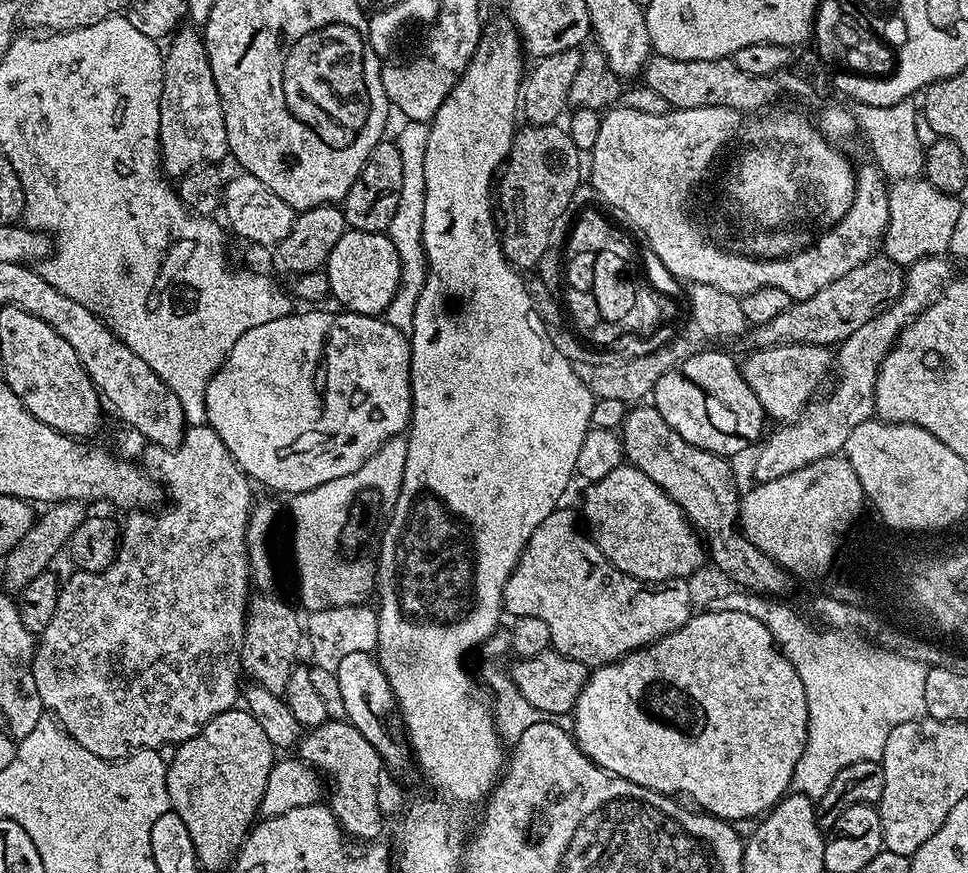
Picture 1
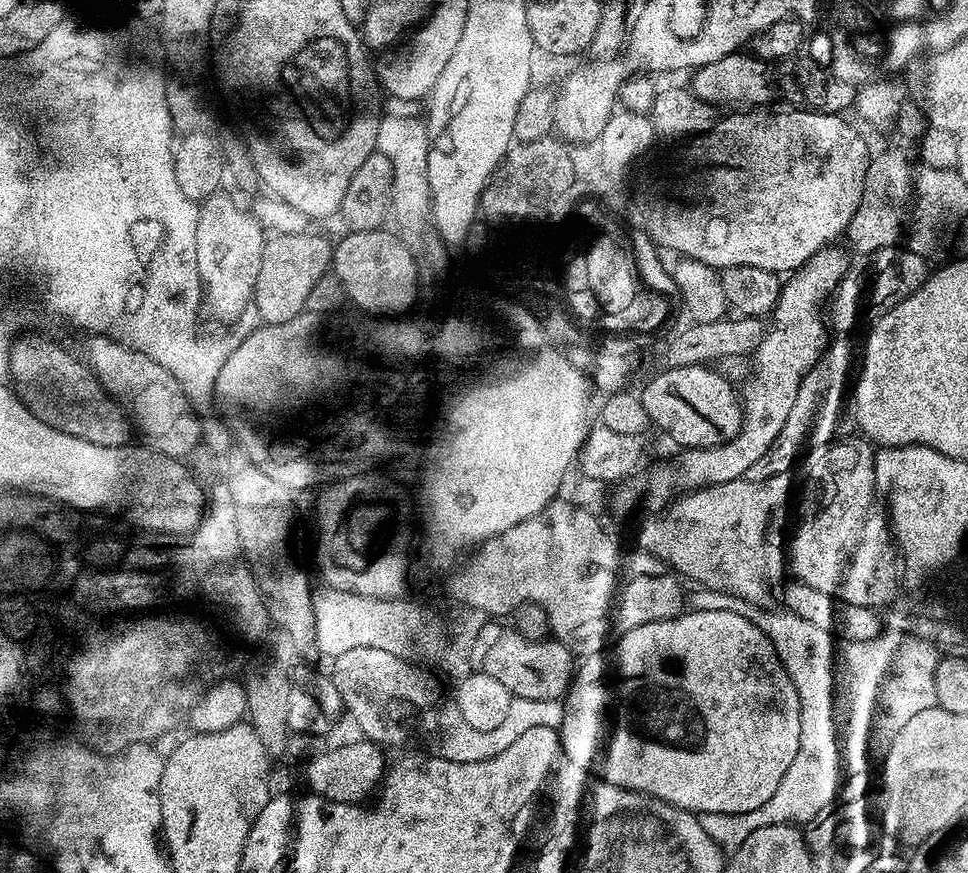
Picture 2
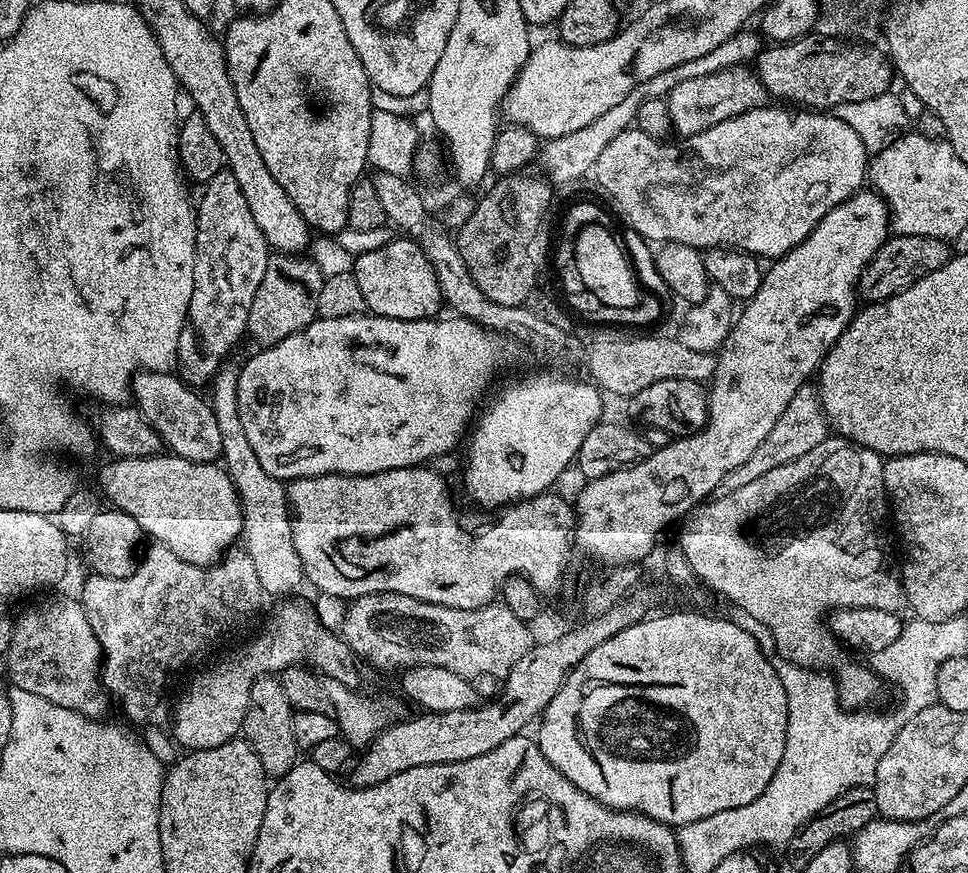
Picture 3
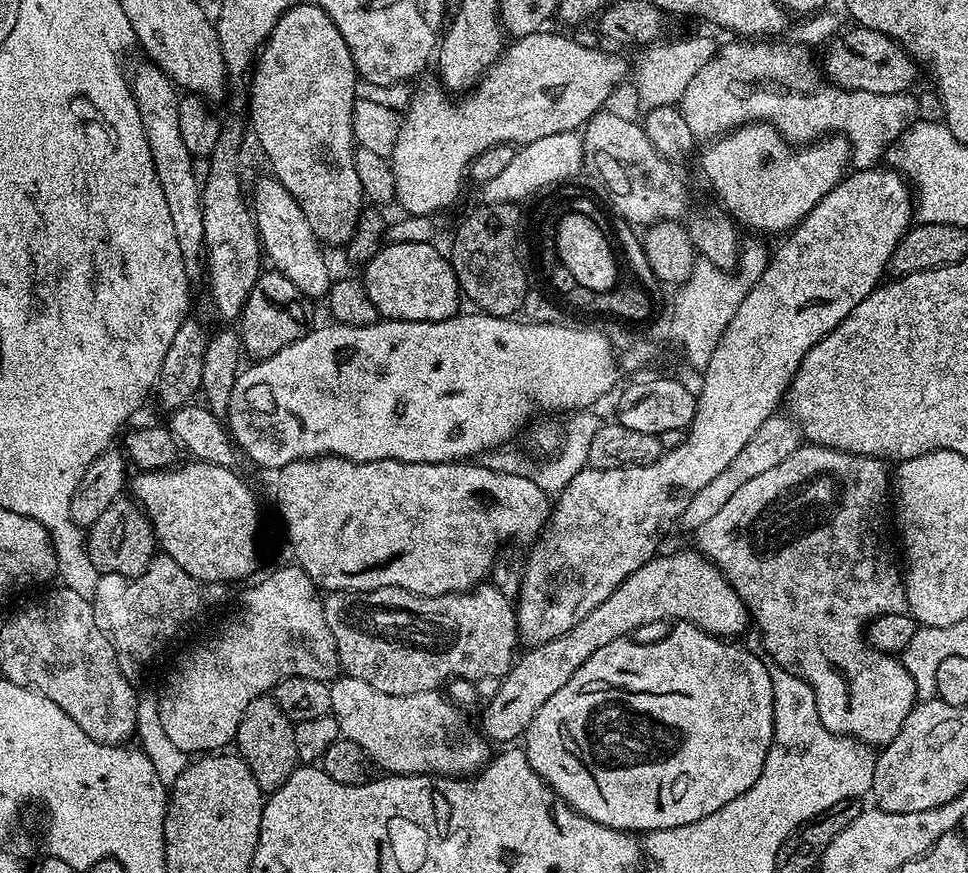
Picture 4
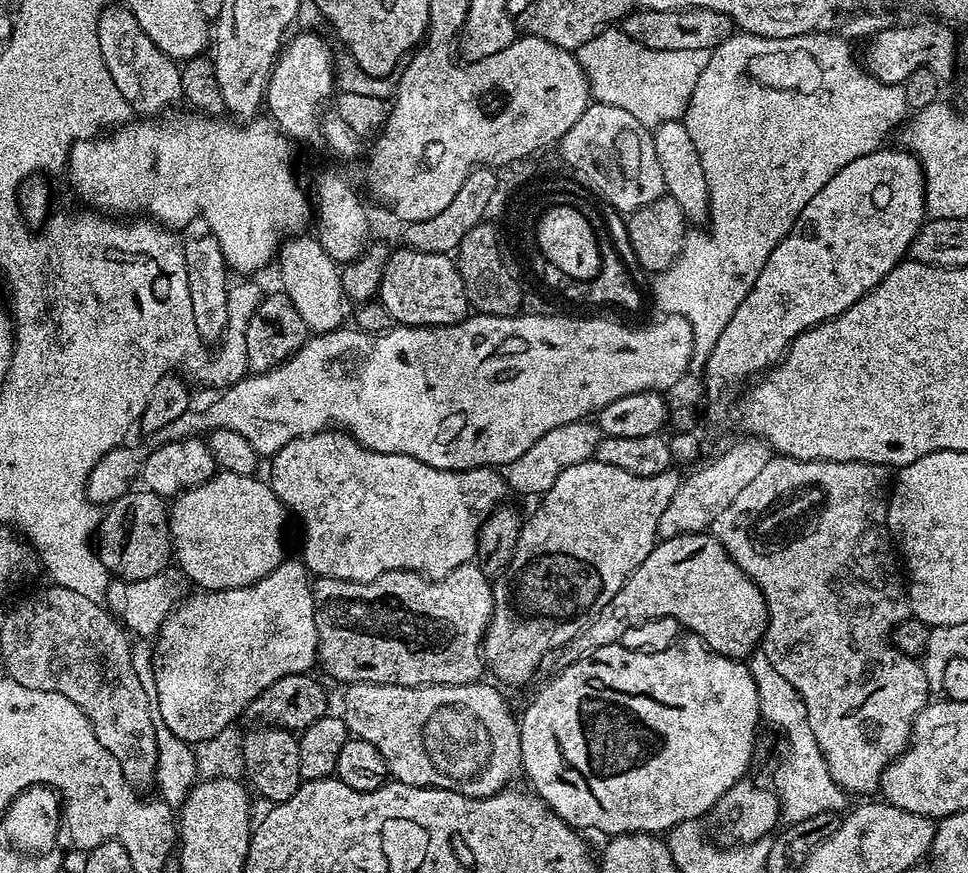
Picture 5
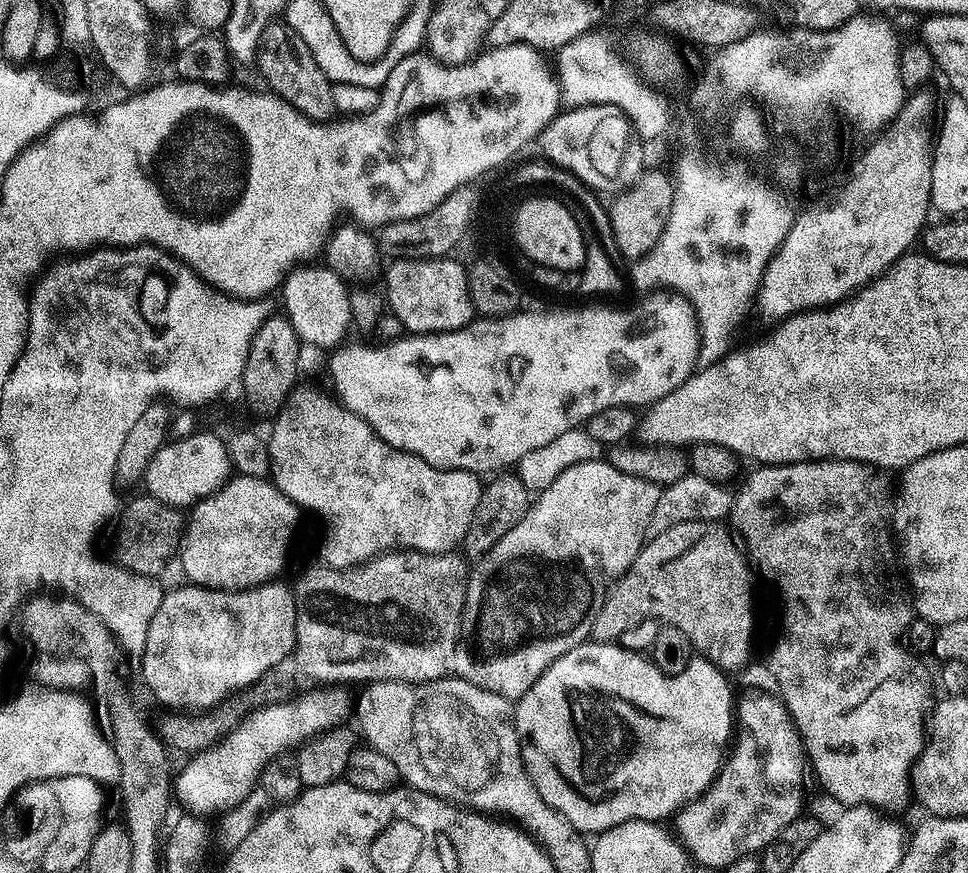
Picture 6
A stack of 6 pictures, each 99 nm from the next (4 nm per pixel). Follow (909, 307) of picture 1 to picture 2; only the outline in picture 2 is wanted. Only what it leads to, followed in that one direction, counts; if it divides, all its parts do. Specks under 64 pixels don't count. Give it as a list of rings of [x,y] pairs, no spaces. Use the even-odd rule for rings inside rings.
[[[833,339],[821,352],[816,365],[802,378],[798,386],[798,398],[794,398],[794,407],[786,418],[786,426],[782,426],[778,438],[774,438],[766,454],[762,454],[762,458],[758,458],[758,462],[754,462],[750,470],[746,470],[743,479],[750,482],[762,482],[774,474],[788,471],[801,459],[809,443],[807,440],[811,432],[816,444],[827,444],[837,435],[836,427],[840,424],[840,411],[843,408],[845,411],[846,408],[846,389],[849,387],[850,377],[854,372],[854,364],[852,368],[852,344],[848,341],[851,339],[836,339]]]

